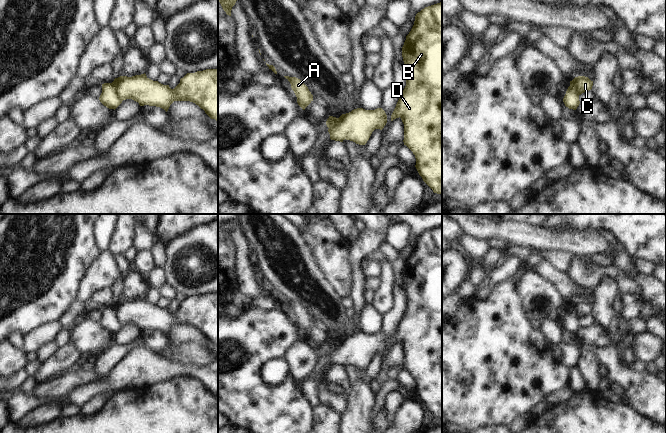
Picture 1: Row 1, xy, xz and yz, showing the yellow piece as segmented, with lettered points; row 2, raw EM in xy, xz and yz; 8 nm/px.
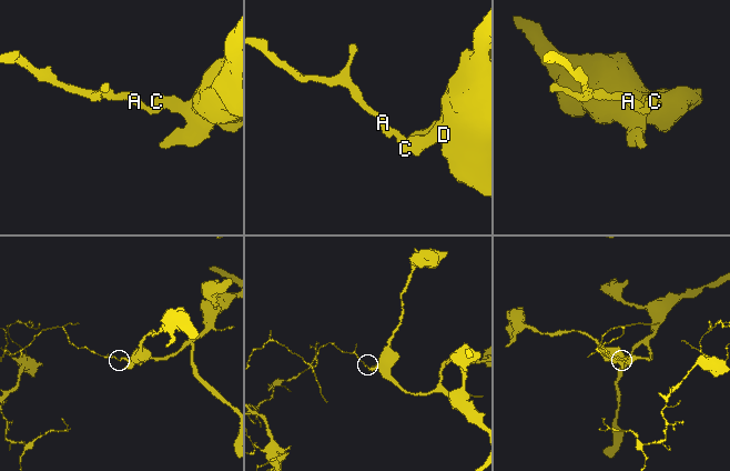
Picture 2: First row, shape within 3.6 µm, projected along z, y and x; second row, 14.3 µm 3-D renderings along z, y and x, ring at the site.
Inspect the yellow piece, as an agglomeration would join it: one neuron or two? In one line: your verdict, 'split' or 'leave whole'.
split

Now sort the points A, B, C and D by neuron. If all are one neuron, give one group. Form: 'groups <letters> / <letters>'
groups A / B C D

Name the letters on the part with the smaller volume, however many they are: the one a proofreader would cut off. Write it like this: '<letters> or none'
A

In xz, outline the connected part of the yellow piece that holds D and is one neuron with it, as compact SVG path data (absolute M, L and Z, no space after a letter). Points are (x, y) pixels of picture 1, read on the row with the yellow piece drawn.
M442 2L425 7L415 16L414 25L406 36L406 40L402 47L402 57L406 68L406 86L396 104L391 115L391 121L401 118L404 124L404 145L406 145L415 155L416 169L423 181L433 190L434 193L442 194Z

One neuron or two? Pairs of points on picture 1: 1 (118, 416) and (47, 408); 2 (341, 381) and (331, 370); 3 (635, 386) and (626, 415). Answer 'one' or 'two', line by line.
1: two
2: one
3: two

